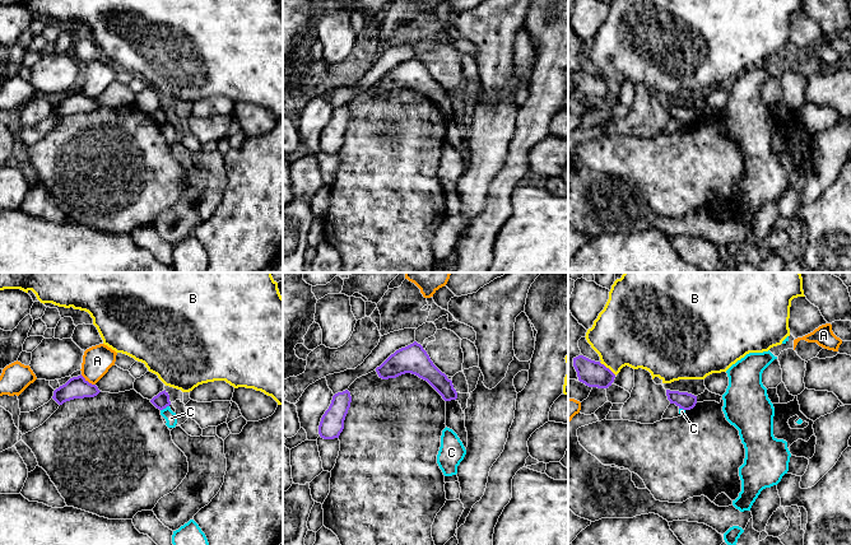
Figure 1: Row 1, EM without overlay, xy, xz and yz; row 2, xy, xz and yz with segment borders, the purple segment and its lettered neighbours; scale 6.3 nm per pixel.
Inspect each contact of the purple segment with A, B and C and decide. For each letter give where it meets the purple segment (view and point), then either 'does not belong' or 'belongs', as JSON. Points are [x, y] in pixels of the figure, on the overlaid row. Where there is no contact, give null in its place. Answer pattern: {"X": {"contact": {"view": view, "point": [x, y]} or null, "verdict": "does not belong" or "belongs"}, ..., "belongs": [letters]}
{"A": {"contact": {"view": "xy", "point": [87, 381]}, "verdict": "does not belong"}, "B": {"contact": {"view": "yz", "point": [608, 368]}, "verdict": "does not belong"}, "C": {"contact": {"view": "xy", "point": [164, 408]}, "verdict": "does not belong"}, "belongs": []}

